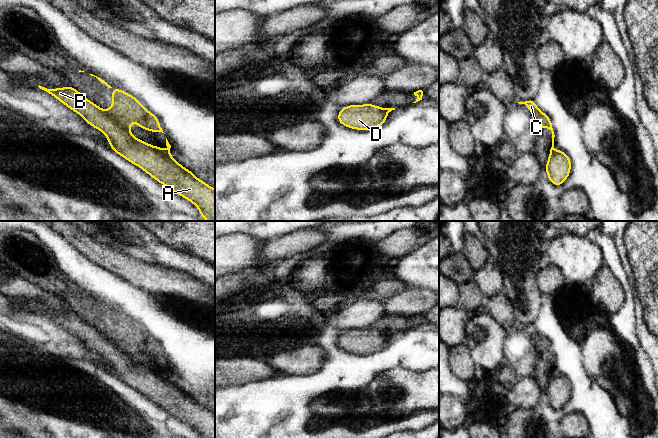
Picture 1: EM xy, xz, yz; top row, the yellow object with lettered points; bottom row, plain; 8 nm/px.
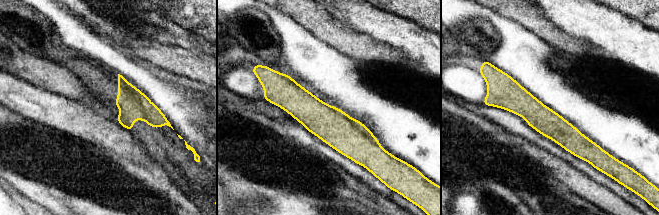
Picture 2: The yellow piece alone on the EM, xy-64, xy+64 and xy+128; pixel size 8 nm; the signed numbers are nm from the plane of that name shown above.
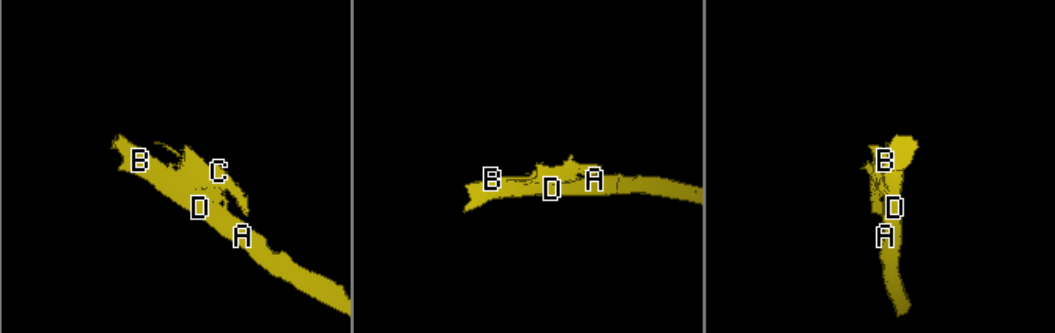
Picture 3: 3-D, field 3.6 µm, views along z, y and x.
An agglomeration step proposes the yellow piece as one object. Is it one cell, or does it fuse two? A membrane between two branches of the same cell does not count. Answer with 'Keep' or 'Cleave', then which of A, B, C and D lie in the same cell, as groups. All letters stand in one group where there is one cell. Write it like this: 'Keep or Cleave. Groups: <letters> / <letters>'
Cleave. Groups: A B D / C

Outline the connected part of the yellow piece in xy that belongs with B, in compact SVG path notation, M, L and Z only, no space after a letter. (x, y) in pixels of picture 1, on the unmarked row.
M40 309L38 311L78 337L89 349L102 355L110 366L109 371L117 378L196 429L199 438L215 438L215 413L198 403L191 395L172 382L158 377L149 367L135 362L105 334L70 309L56 313L47 313Z

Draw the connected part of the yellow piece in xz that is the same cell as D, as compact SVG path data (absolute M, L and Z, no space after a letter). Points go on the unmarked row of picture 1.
M371 327L343 331L338 337L338 345L356 354L371 354L386 346L388 336Z

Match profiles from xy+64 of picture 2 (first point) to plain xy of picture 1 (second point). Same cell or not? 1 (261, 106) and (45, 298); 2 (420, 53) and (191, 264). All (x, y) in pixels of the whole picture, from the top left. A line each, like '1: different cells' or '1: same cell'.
1: different cells
2: same cell

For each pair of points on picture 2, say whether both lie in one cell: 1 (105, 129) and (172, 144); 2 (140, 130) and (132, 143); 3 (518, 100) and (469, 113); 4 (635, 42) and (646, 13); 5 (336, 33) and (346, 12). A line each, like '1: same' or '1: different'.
1: different
2: different
3: different
4: different
5: different

